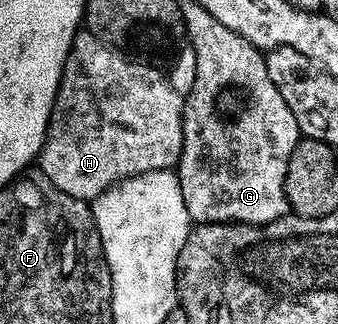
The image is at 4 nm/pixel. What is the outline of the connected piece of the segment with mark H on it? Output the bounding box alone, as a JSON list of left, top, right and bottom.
[38,30,184,201]

